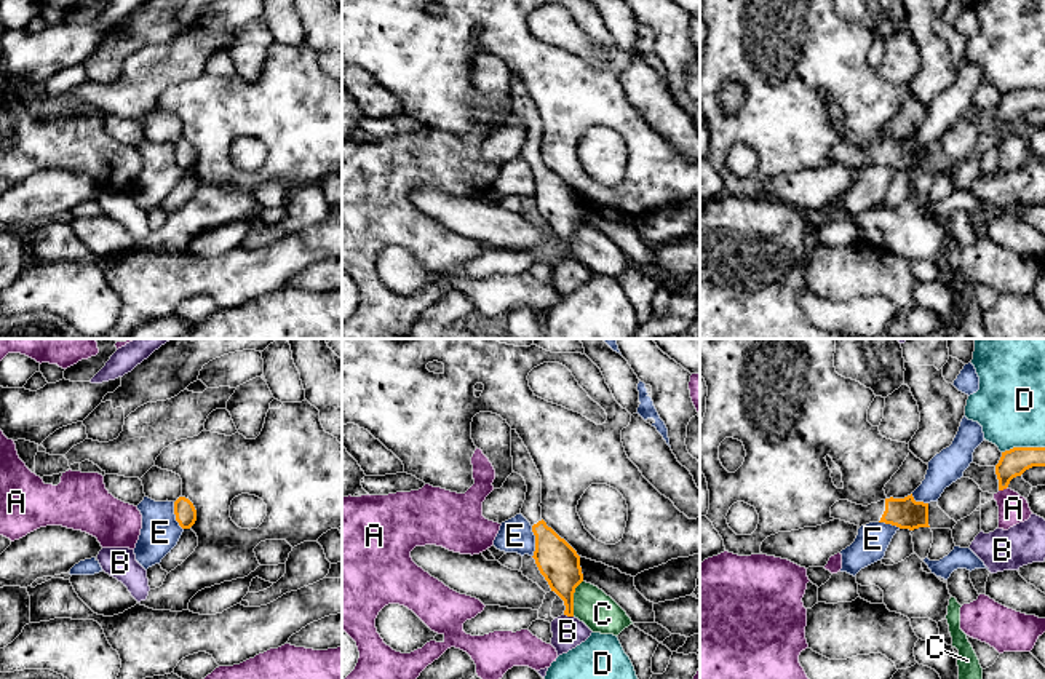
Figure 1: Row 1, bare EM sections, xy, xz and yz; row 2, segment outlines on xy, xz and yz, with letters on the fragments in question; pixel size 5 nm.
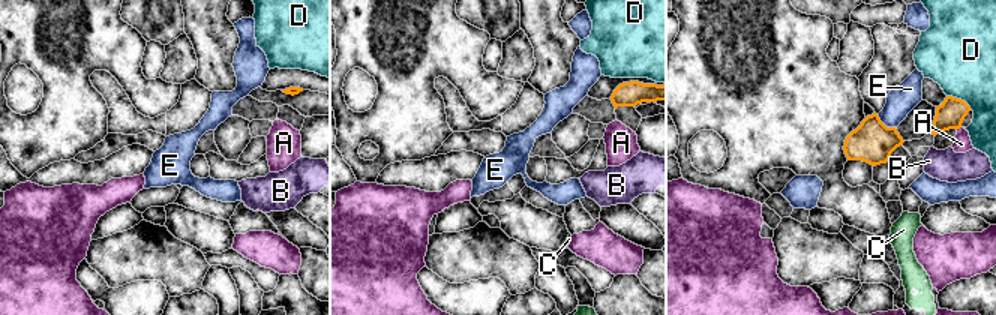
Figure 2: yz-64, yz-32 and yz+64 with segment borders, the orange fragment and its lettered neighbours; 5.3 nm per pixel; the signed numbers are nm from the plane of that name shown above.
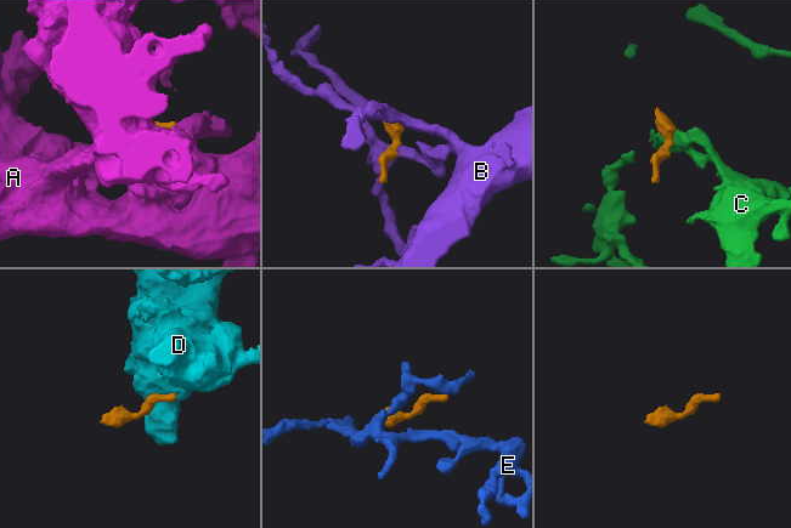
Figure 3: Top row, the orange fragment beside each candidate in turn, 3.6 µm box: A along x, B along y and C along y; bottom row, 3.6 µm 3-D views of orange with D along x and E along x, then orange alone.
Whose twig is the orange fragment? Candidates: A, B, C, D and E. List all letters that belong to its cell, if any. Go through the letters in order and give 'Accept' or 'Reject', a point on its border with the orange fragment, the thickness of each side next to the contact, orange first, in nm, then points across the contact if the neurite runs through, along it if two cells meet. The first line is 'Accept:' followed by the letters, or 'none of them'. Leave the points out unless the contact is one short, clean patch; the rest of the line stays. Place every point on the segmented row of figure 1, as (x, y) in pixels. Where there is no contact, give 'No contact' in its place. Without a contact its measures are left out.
Accept: none of them
A: Reject. Touches orange at yz (1002, 489). Thickness 140 nm (orange) against 150 nm. Boundary: yz (1007, 486), (999, 491)
B: Reject. Touches orange at xz (569, 615). Thickness 190 nm (orange) against 160 nm. Boundary: xz (564, 614), (572, 617)
C: Reject. Touches orange at xz (572, 598). Thickness 200 nm (orange) against 190 nm. Boundary: xz (582, 580), (574, 593), (572, 615)
D: Reject. Touches orange at yz (1023, 448). Thickness 140 nm (orange) against 360 nm. Boundary: yz (1044, 446), (1013, 446), (1002, 452)
E: Reject. Touches orange at xz (536, 542). Thickness 200 nm (orange) against 170 nm. Boundary: xz (531, 526), (534, 536), (532, 556)

